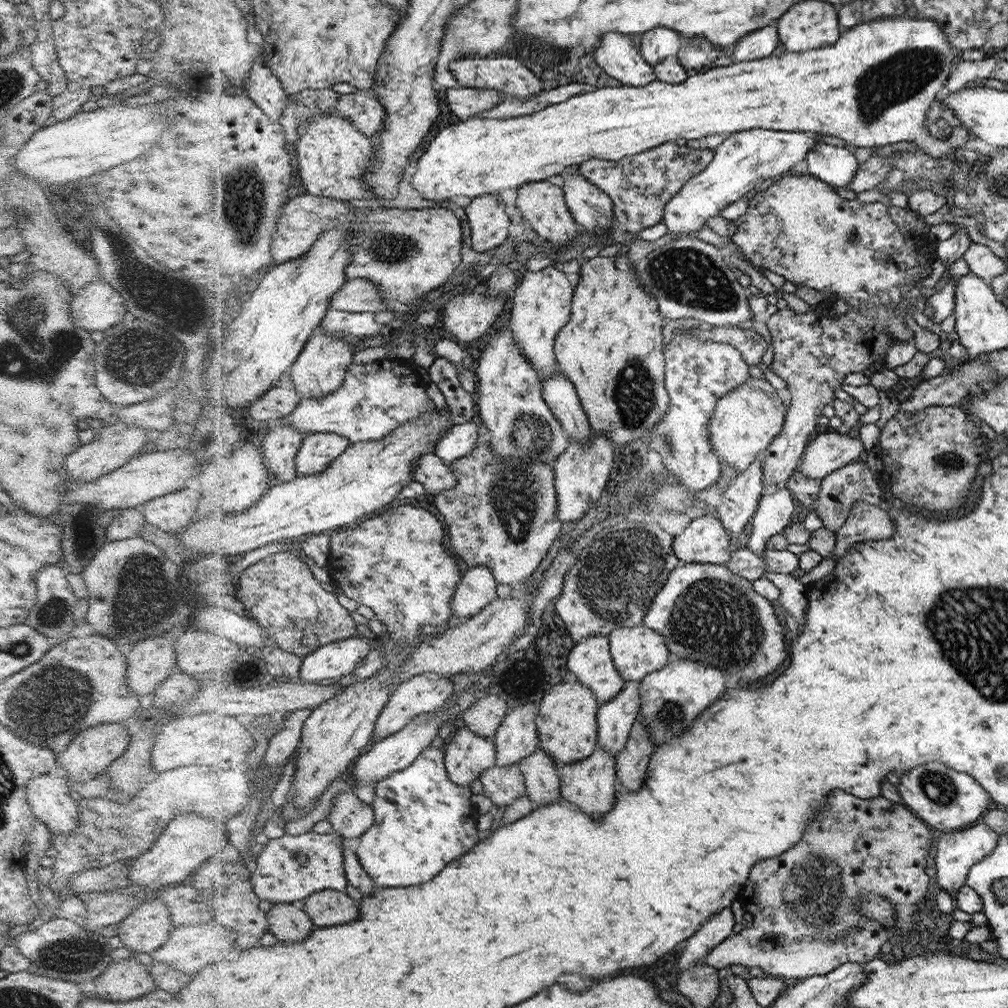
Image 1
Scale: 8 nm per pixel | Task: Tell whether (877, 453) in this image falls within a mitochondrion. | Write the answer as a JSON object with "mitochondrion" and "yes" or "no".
{"mitochondrion":"no"}

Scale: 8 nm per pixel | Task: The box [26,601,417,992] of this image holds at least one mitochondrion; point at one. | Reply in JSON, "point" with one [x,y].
{"point":[62,958]}

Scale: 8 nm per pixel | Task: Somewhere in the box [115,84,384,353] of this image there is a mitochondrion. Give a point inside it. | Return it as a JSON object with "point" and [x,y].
{"point":[243,200]}

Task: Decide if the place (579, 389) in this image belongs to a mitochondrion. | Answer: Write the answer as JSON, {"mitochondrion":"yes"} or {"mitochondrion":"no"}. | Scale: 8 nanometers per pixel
{"mitochondrion":"no"}

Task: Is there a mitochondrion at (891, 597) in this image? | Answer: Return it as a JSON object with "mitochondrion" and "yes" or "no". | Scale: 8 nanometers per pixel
{"mitochondrion":"no"}

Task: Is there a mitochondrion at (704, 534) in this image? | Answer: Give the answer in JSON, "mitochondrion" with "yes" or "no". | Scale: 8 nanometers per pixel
{"mitochondrion":"no"}

